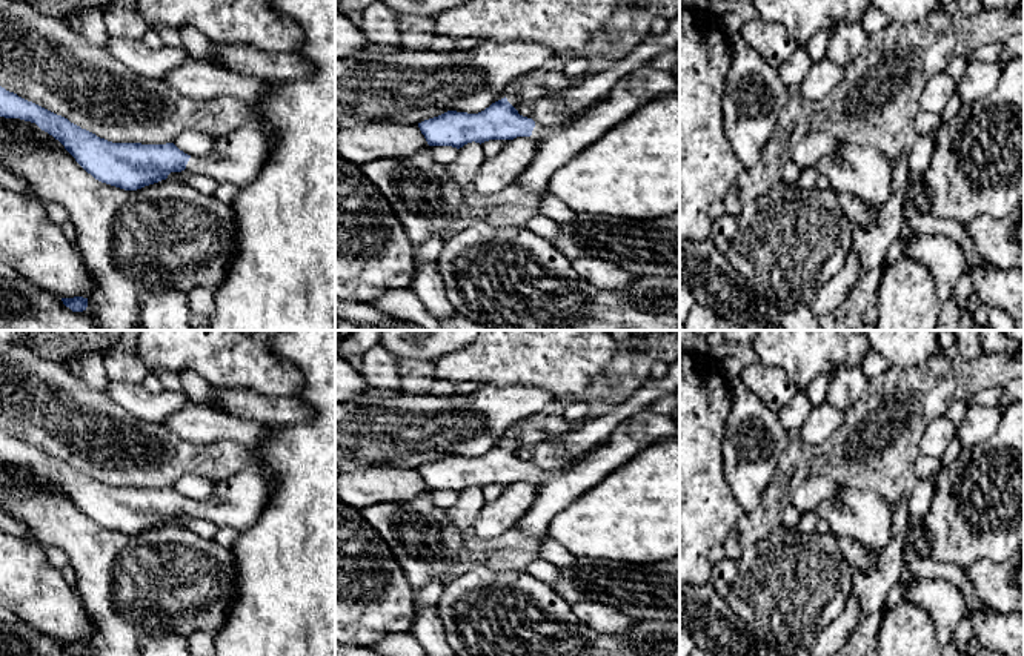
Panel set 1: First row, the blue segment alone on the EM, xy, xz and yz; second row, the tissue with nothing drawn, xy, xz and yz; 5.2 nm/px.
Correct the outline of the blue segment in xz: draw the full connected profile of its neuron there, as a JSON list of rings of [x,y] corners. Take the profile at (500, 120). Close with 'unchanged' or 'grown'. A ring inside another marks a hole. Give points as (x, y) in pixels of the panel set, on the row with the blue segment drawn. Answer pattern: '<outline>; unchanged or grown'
[[[643,65],[623,75],[589,109],[555,126],[541,126],[520,115],[504,97],[478,114],[447,111],[418,123],[418,128],[429,146],[457,149],[472,141],[481,144],[489,140],[532,137],[537,152],[517,183],[530,194],[544,195],[557,169],[646,103],[670,94],[680,94],[677,77]]]; grown

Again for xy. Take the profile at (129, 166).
[[[2,86],[0,117],[35,123],[58,140],[95,180],[125,191],[141,189],[185,169],[218,184],[243,187],[260,174],[278,140],[275,129],[252,115],[238,129],[217,137],[206,157],[191,157],[174,143],[112,143]]]; grown

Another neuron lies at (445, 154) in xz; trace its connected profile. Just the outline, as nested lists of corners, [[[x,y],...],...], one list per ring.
[[[431,146],[431,151],[432,157],[446,166],[452,163],[458,155],[458,149],[452,146]]]

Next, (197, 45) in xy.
[[[183,26],[178,29],[178,34],[183,41],[181,48],[188,52],[189,57],[212,63],[212,40],[209,40],[194,26]]]

